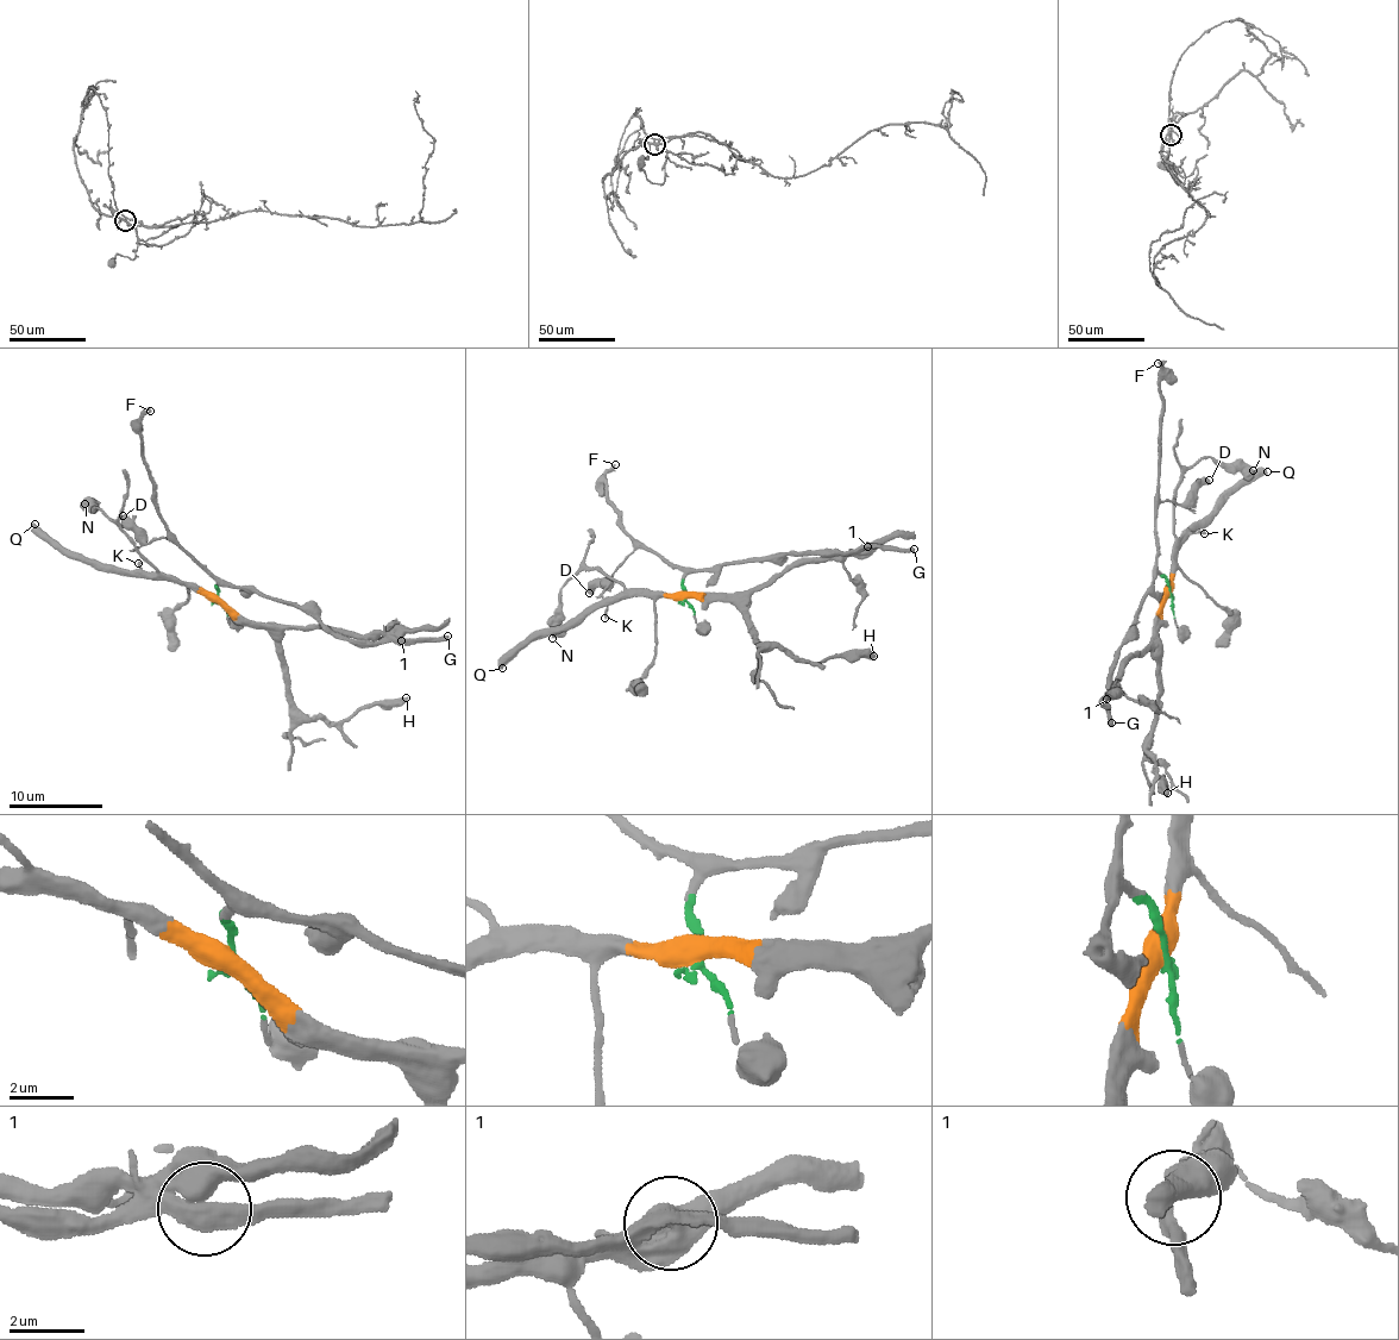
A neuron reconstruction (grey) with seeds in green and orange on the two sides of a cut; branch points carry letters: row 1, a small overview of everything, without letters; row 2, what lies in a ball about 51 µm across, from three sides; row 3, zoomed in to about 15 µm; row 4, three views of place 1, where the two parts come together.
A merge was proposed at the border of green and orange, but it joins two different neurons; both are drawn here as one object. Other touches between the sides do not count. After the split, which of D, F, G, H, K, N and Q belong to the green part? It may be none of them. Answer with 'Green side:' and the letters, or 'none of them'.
Green side: D, F, G

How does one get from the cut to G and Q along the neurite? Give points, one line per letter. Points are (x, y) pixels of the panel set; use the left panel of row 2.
G: (219, 600), (217, 587), (221, 586), (259, 590), (271, 598), (306, 607), (344, 638), (388, 643), (447, 636)
Q: (219, 601), (209, 601), (193, 587), (171, 580), (125, 574), (73, 555), (35, 524)

